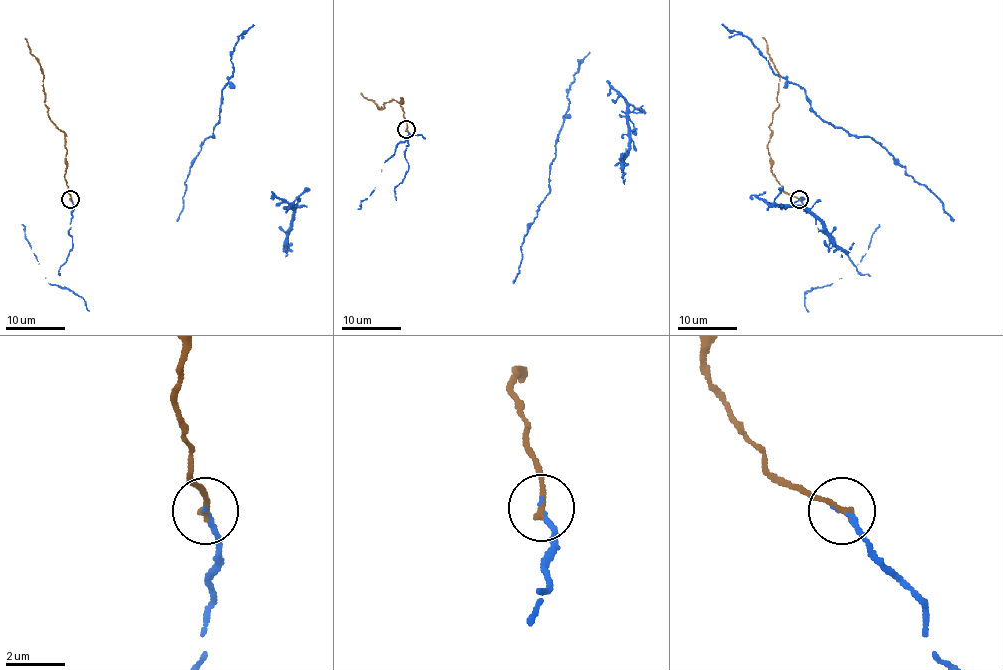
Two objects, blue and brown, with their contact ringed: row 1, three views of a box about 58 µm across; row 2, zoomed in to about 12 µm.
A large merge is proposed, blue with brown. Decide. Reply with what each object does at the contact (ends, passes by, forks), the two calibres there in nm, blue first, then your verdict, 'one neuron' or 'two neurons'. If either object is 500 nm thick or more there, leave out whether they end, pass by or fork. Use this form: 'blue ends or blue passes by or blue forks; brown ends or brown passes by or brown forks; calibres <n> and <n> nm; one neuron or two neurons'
blue ends; brown ends; calibres 130 and 200 nm; one neuron

